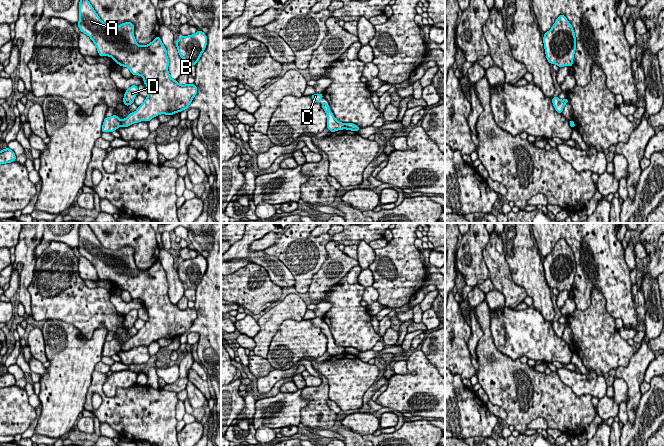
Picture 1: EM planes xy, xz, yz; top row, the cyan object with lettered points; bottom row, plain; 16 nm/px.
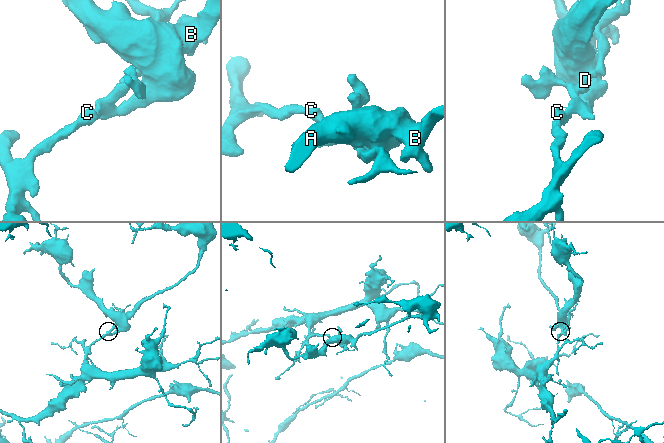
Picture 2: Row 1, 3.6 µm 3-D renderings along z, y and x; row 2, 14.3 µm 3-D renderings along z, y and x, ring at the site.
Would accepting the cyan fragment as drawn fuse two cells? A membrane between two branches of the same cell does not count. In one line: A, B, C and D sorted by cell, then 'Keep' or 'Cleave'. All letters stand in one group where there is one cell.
Groups: A B / C D. Cleave

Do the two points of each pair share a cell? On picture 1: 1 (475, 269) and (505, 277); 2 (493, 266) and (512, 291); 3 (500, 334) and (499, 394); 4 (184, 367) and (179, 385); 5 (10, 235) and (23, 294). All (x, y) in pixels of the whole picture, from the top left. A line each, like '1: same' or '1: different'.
1: different
2: same
3: different
4: same
5: different

